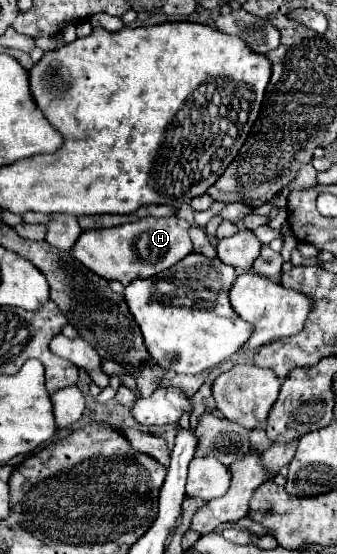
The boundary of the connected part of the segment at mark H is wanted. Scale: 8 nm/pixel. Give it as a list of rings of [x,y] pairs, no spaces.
[[[146,217],[136,223],[126,223],[110,229],[90,229],[80,235],[72,249],[72,255],[96,275],[128,285],[134,279],[152,277],[192,253],[188,229],[188,221],[180,217]]]

